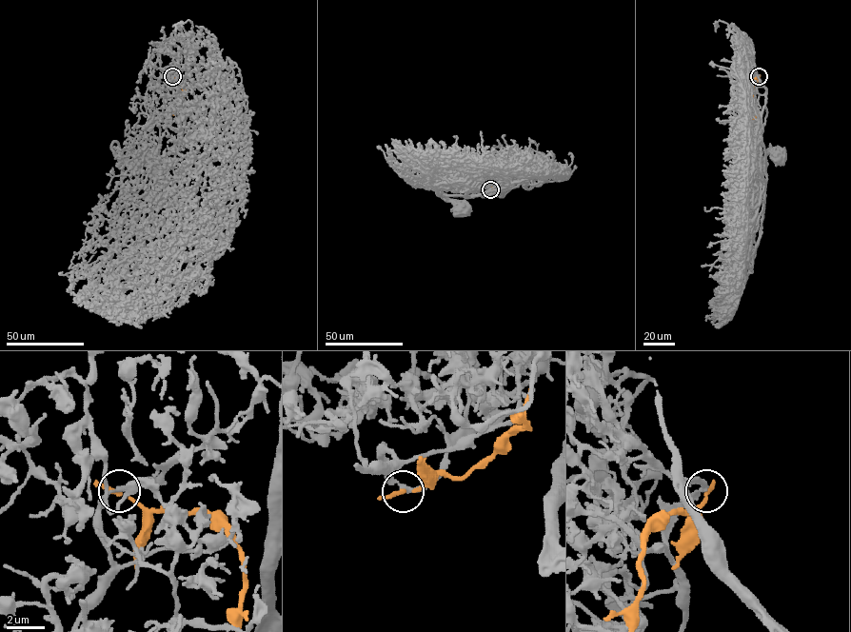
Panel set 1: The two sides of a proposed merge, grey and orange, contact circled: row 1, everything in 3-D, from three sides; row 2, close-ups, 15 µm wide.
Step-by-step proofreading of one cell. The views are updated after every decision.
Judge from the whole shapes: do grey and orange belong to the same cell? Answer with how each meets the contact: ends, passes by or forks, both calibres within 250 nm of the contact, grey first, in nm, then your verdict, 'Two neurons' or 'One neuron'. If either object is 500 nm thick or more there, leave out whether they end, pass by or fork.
At the ring grey passes by. At the ring orange passes by. Thickness 240 nm (grey) against 170 nm. Two neurons

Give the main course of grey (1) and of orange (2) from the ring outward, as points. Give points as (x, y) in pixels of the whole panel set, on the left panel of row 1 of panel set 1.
1: (172, 76), (170, 103), (186, 116), (181, 139), (156, 166), (132, 164), (128, 155), (140, 152), (145, 158)
2: (172, 75), (182, 81), (182, 97), (177, 109), (182, 121)

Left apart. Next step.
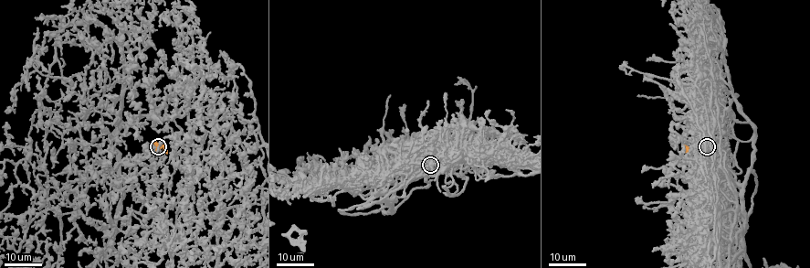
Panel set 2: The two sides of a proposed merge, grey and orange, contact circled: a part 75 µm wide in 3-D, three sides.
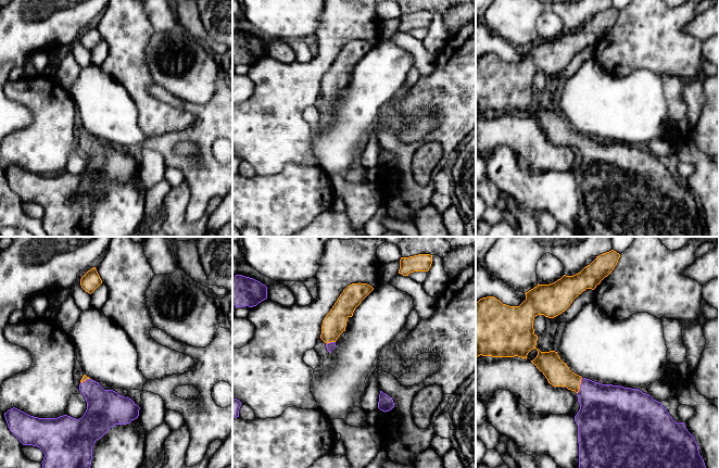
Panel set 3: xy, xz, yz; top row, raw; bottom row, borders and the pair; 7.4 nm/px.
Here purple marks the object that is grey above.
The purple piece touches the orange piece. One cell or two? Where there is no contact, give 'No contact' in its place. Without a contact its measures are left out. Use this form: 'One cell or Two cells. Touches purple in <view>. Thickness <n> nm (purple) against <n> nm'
One cell. Touches purple in yz. Thickness 360 nm (purple) against 180 nm

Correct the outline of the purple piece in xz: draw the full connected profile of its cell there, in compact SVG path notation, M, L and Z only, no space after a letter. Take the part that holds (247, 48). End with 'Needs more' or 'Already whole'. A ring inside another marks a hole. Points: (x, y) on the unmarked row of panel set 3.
M236 31L232 34L232 61L237 64L253 64L267 55L267 43L260 38Z. Already whole

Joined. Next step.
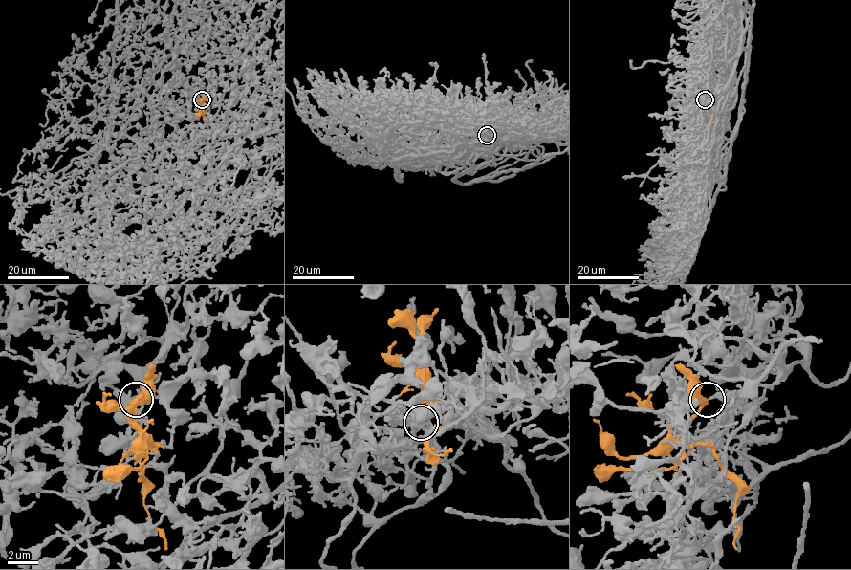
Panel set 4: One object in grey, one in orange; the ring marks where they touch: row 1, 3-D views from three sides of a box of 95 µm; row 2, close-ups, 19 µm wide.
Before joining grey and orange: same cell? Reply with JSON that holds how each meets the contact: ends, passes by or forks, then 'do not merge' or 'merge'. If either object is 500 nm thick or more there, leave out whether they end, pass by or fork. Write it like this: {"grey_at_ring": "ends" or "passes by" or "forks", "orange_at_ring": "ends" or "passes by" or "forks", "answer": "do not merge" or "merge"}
{"grey_at_ring": "ends", "orange_at_ring": "passes by", "answer": "merge"}

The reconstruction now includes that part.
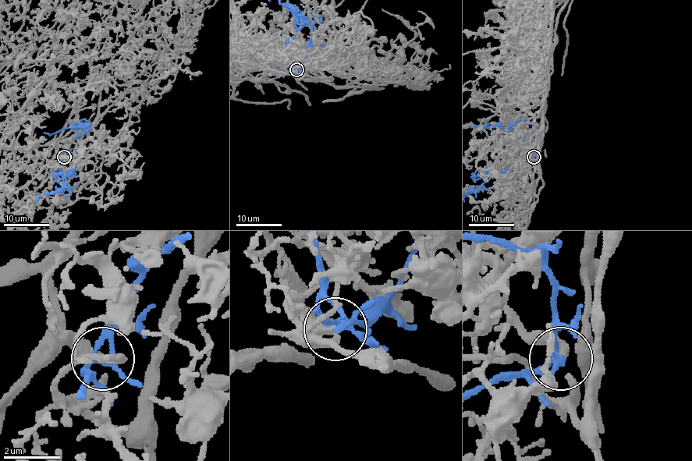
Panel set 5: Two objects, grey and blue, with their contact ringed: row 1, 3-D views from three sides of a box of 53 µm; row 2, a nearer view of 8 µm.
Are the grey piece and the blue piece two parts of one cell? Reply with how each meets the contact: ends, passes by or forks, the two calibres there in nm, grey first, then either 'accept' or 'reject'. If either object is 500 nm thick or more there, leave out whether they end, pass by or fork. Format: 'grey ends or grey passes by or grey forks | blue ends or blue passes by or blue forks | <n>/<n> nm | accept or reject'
grey passes by | blue passes by | 300/150 nm | reject

